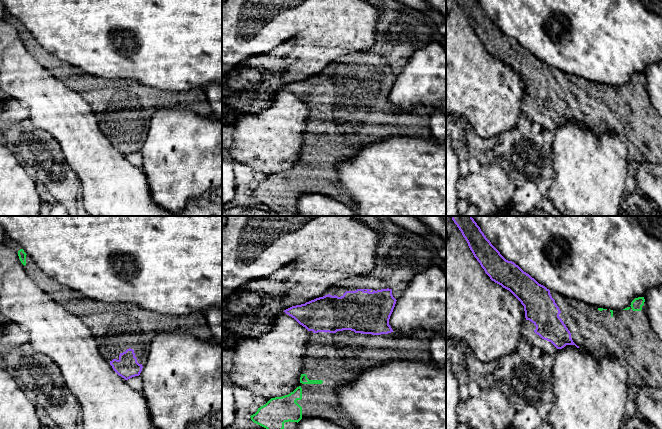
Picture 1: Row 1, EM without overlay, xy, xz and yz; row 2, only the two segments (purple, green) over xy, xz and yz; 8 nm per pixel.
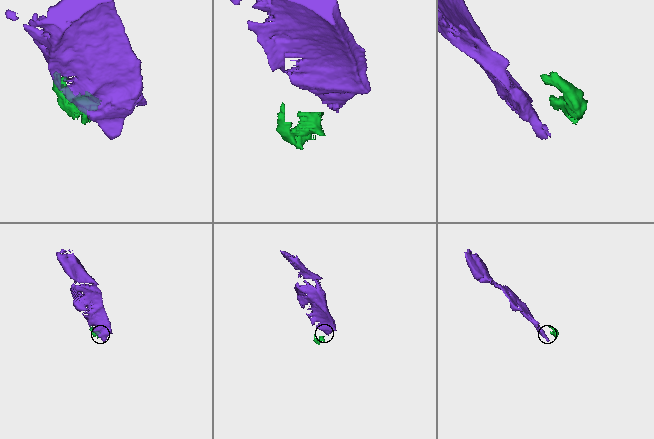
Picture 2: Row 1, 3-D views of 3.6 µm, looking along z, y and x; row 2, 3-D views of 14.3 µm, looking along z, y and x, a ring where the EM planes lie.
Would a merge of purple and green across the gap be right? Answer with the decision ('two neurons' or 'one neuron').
one neuron

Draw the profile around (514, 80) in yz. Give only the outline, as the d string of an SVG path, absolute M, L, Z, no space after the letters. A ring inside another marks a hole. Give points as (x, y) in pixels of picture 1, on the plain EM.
M446 0L446 115L463 116L472 128L472 134L492 138L516 127L524 102L523 93L525 89L521 78L485 49L457 1Z

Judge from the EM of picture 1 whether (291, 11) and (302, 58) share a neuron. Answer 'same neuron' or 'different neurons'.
same neuron

